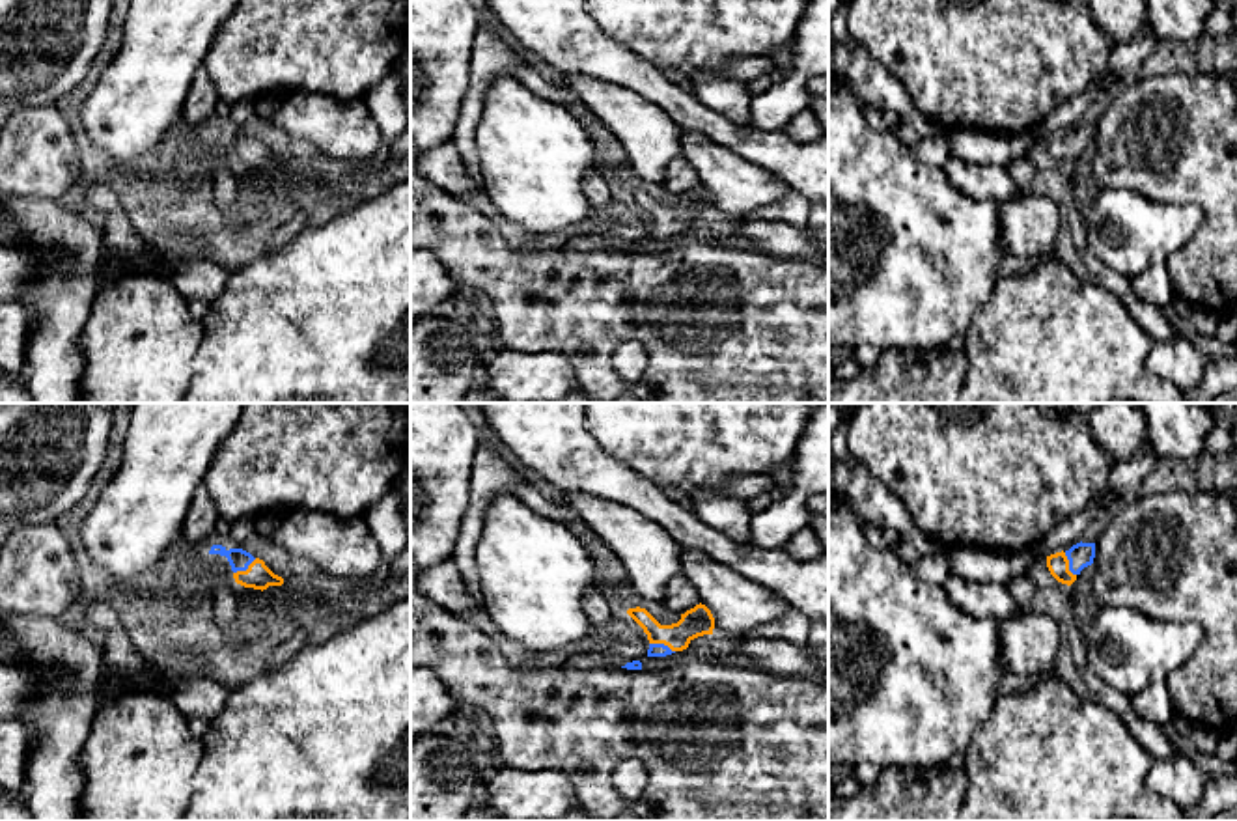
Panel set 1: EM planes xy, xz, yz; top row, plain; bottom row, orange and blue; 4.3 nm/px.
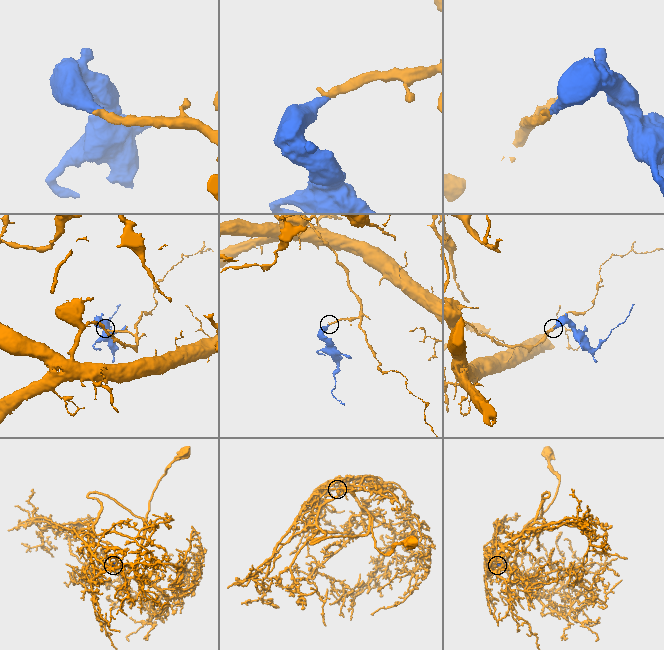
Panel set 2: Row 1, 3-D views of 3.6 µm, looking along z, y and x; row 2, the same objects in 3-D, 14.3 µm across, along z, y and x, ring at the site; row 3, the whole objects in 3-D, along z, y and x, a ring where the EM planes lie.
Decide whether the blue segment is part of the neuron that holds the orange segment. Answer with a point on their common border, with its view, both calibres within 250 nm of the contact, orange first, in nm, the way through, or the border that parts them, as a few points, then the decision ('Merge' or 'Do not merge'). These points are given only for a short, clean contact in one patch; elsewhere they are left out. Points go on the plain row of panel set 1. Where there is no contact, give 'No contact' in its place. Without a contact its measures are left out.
Touches orange at xz (663, 224). Thickness 130 nm (orange) against 60 nm. Path across: xz (696, 204), (663, 224), (655, 232). Merge

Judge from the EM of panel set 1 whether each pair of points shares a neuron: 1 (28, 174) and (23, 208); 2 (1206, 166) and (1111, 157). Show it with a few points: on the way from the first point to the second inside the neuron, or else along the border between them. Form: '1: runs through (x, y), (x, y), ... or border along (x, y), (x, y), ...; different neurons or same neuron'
1: border along (19, 194), (55, 200); different neurons
2: runs through (1181, 157), (1135, 157); same neuron

